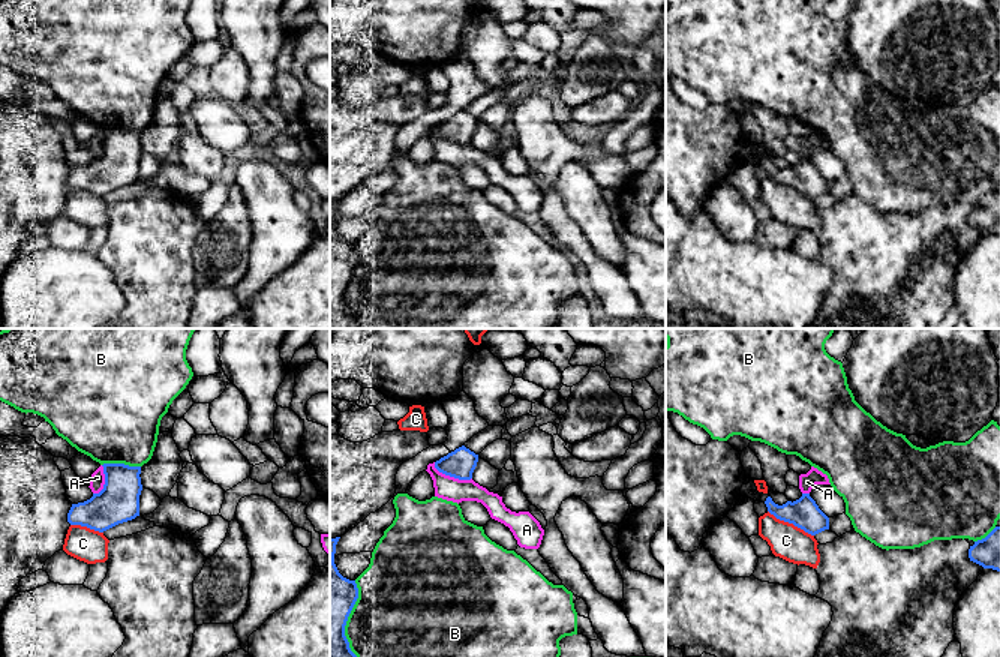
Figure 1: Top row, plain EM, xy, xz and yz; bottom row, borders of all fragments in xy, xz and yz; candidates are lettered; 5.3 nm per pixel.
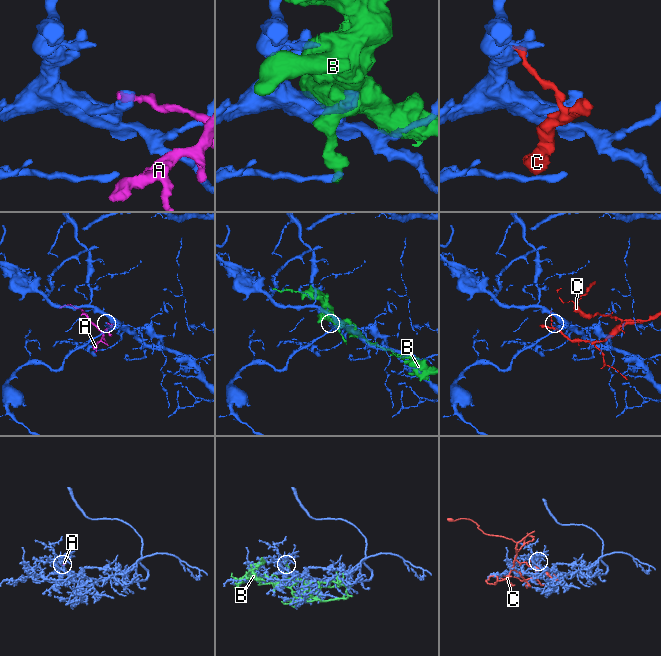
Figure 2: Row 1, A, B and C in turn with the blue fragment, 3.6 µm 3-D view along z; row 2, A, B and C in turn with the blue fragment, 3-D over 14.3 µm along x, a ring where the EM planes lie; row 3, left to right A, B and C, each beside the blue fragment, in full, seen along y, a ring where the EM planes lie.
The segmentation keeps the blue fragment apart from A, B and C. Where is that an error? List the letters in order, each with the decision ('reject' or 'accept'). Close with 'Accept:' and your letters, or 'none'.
A: reject
B: reject
C: reject
Accept: none

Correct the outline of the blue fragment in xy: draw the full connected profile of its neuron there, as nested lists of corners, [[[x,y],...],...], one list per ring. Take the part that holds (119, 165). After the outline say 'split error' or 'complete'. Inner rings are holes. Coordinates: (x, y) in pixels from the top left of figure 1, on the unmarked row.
[[[103,128],[105,148],[99,158],[84,166],[72,168],[67,177],[70,189],[103,196],[139,180],[141,130]]] | complete

